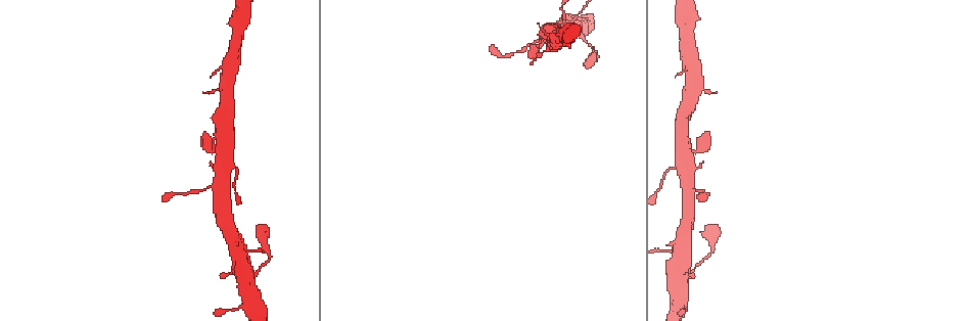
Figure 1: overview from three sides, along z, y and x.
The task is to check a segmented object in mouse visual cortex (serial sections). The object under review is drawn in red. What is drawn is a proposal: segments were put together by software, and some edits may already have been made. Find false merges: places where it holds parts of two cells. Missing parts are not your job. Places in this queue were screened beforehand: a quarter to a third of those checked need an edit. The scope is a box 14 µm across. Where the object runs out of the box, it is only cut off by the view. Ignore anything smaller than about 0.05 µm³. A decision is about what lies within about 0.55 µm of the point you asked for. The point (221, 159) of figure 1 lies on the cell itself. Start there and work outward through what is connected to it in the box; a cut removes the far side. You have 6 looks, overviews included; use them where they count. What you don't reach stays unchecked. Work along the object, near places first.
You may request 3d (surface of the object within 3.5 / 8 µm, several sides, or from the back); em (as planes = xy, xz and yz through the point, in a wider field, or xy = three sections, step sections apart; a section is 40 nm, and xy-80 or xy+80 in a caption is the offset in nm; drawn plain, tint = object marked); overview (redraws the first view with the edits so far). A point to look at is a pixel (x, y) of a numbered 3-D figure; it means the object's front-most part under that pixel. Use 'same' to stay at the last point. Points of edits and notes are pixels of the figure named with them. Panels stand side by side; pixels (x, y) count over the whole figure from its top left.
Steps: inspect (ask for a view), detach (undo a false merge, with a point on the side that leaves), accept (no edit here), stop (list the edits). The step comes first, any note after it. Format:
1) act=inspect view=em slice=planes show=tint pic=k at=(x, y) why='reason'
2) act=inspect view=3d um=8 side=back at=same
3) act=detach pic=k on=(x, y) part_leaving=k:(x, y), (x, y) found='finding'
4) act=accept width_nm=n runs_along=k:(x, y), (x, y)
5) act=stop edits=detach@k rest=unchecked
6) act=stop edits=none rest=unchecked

act=inspect view=3d um=8 pic=1 at=(690, 183) why='narrows sharply'

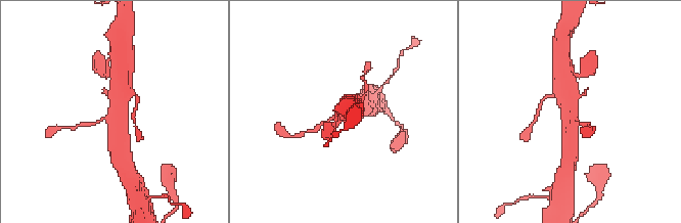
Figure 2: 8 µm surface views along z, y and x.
act=inspect view=3d um=3.5 pic=2 at=(118, 115)

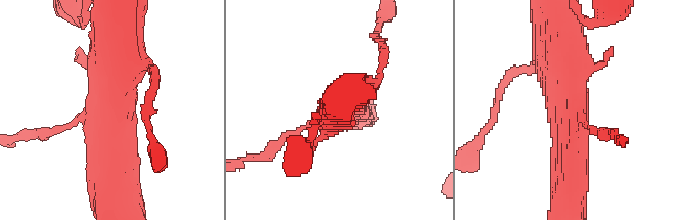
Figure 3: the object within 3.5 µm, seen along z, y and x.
act=inspect view=em slice=planes show=tint pic=3 at=(574, 115) arms=3 arm_widths_nm=150,500,500

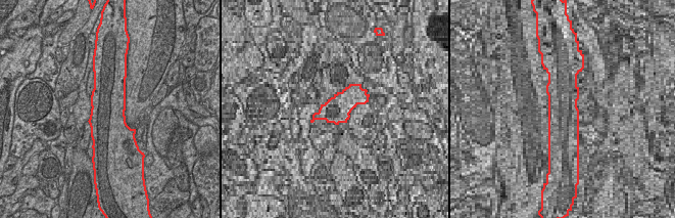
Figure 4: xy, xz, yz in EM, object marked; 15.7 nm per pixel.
act=accept runs_along=3:(108, 45), (105, 171), (111, 183) found='continuous, no second cell'

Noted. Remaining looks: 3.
act=inspect view=3d um=8 side=back pic=1 at=(692, 88) why='arms part here'

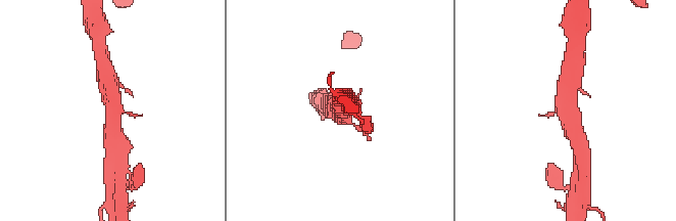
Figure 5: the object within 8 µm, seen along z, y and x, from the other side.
act=inspect view=3d um=3.5 side=back pic=5 at=(568, 114)

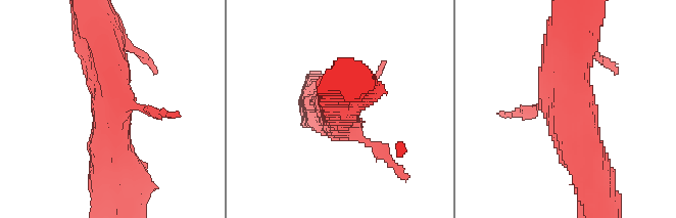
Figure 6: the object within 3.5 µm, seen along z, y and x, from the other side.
act=inspect view=em slice=xy step=5 show=tint pic=6 at=(570, 110) why='now the EM'

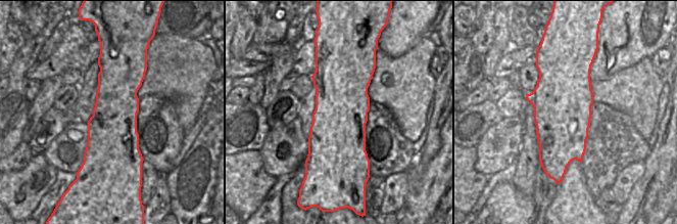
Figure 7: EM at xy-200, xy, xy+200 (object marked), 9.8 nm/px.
act=accept found='continuous, no second cell'

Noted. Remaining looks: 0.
act=stop edits=none rest=unchecked

